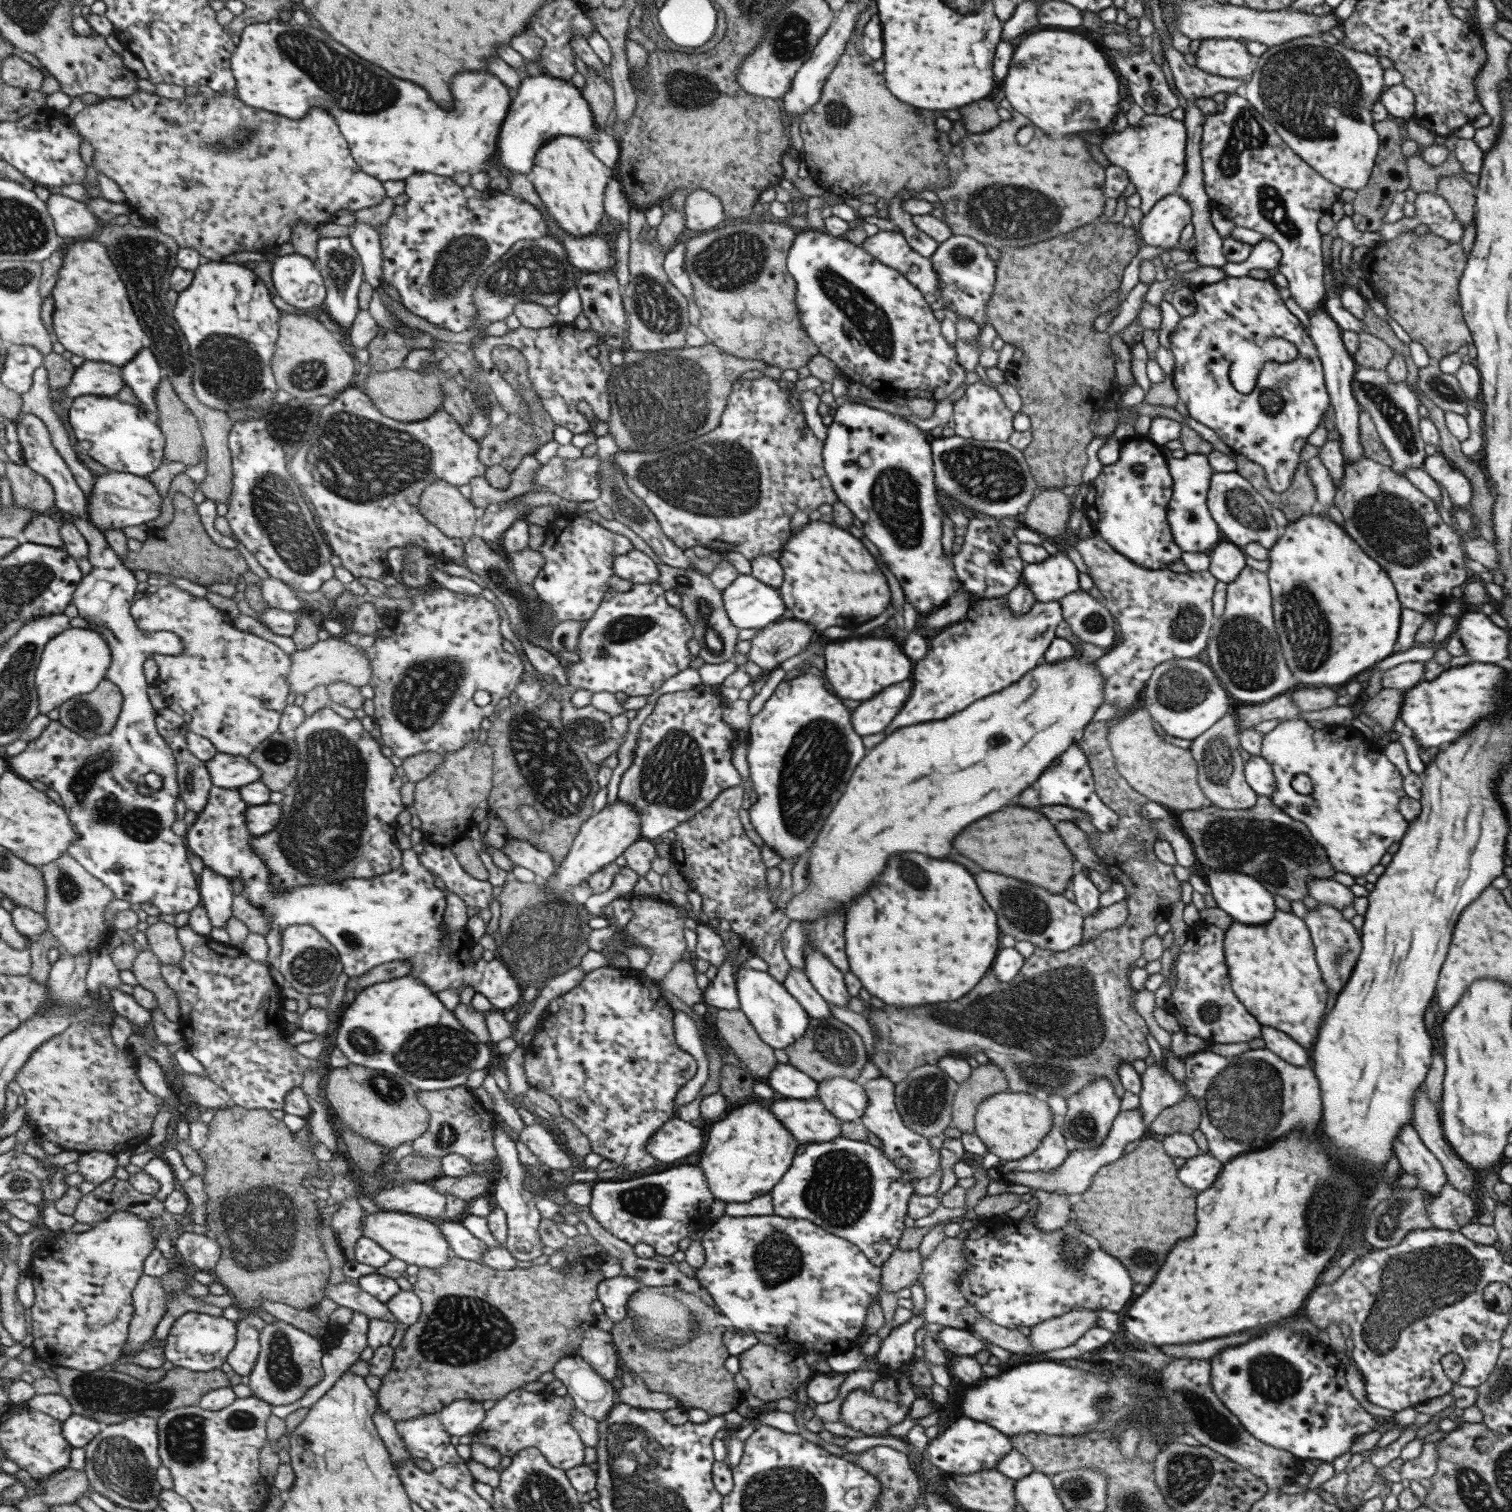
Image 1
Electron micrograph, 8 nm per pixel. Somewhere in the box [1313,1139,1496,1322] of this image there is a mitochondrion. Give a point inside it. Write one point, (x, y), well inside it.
(1386, 1225)

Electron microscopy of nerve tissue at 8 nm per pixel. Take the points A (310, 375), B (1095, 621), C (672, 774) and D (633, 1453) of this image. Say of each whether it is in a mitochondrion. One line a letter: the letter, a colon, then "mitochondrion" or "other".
A: mitochondrion
B: mitochondrion
C: mitochondrion
D: mitochondrion

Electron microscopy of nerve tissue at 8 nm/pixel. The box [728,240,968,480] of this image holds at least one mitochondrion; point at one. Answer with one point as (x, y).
(865, 315)

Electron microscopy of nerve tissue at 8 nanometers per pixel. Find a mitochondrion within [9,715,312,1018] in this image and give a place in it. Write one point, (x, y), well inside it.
(142, 824)

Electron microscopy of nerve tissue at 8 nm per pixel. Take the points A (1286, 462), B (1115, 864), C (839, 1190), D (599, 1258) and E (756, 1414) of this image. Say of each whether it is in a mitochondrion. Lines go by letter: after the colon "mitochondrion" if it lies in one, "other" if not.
A: other
B: other
C: mitochondrion
D: other
E: other

